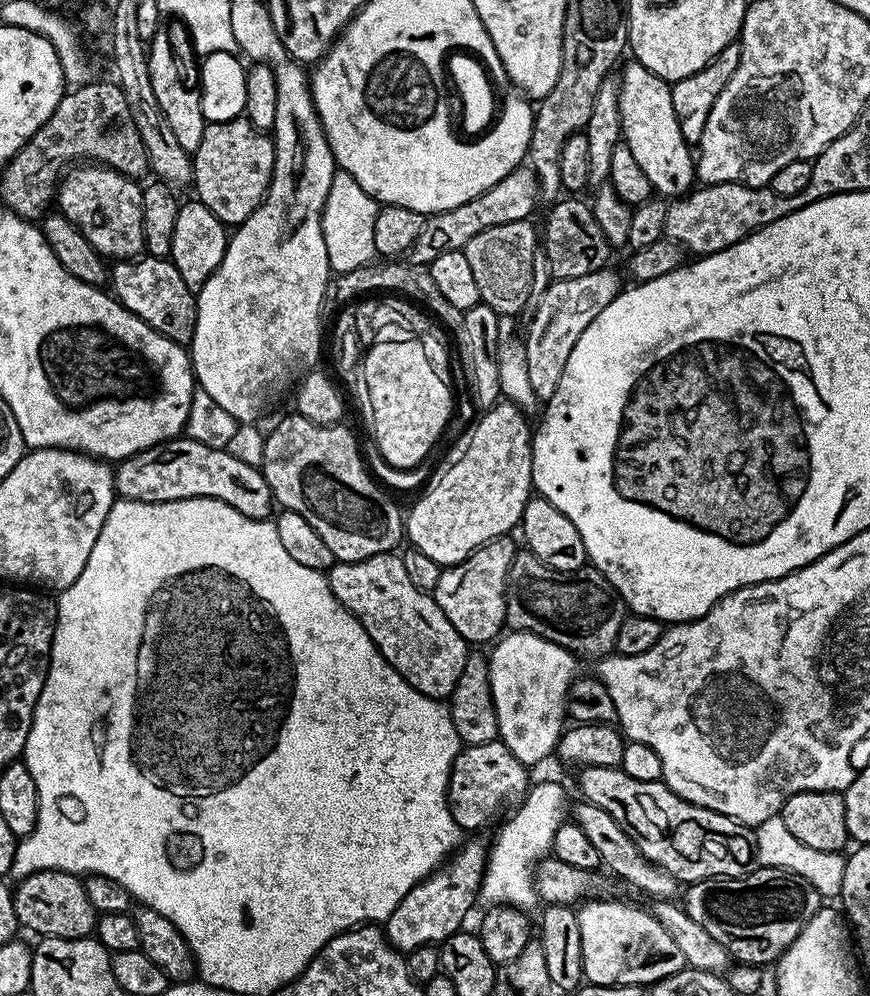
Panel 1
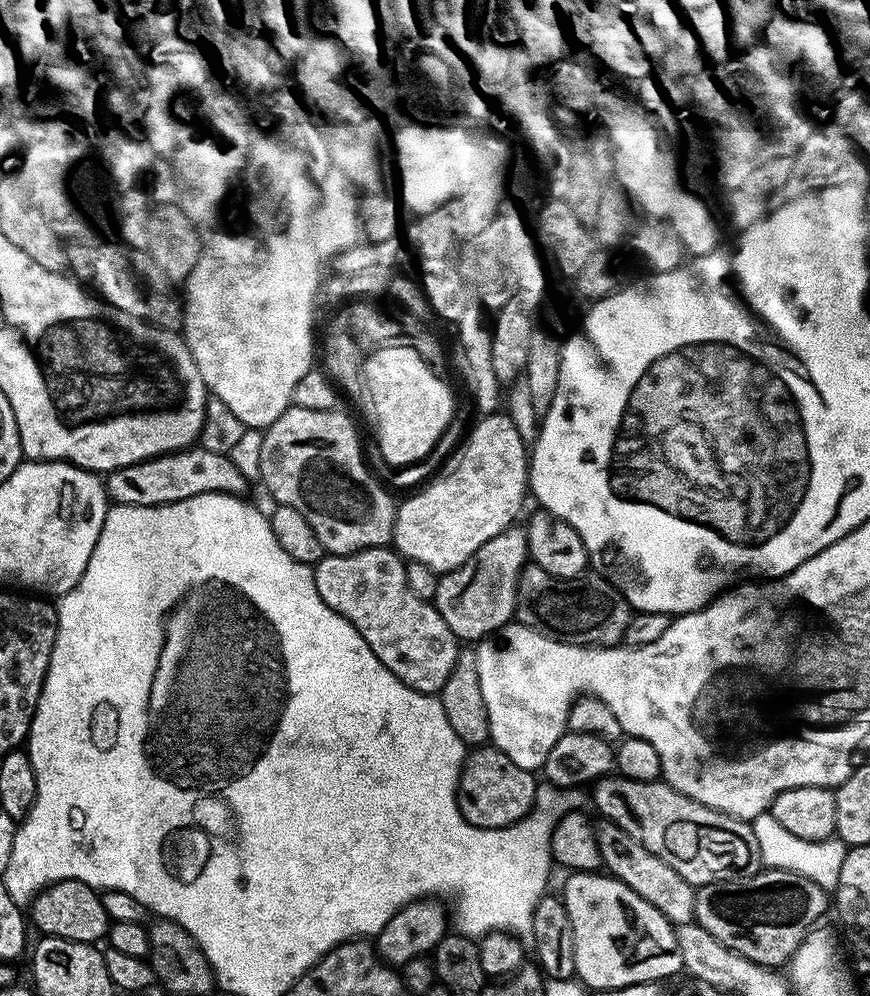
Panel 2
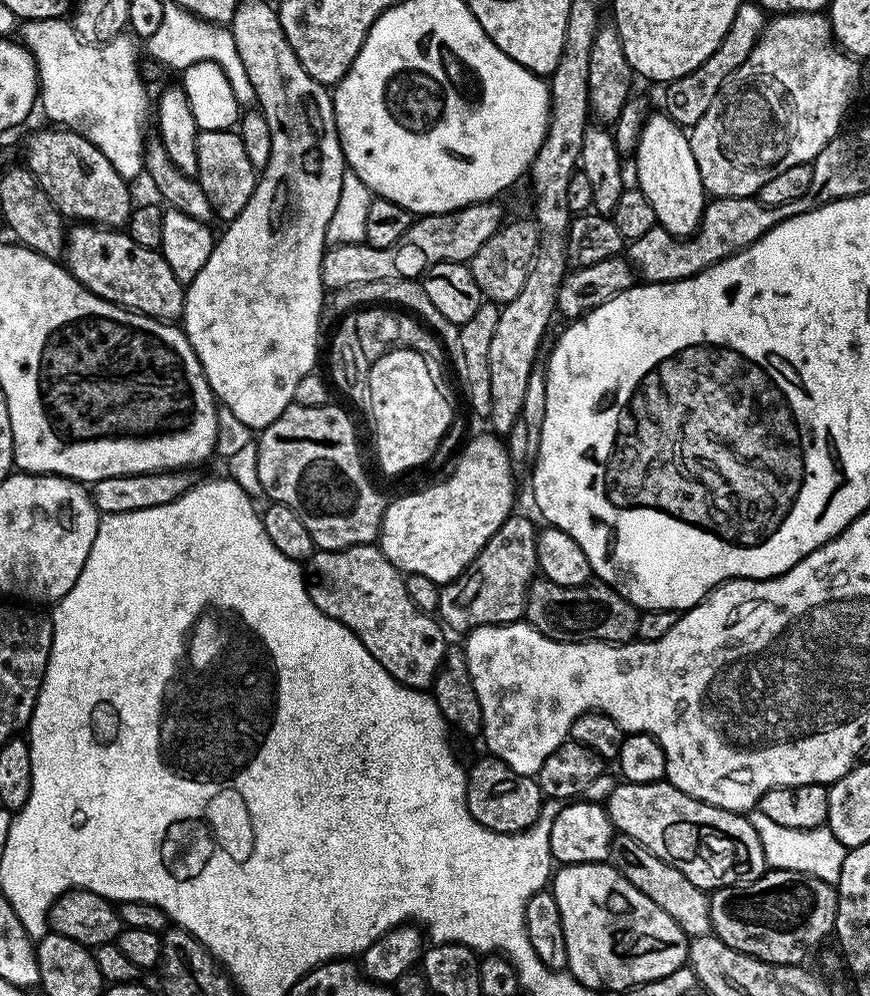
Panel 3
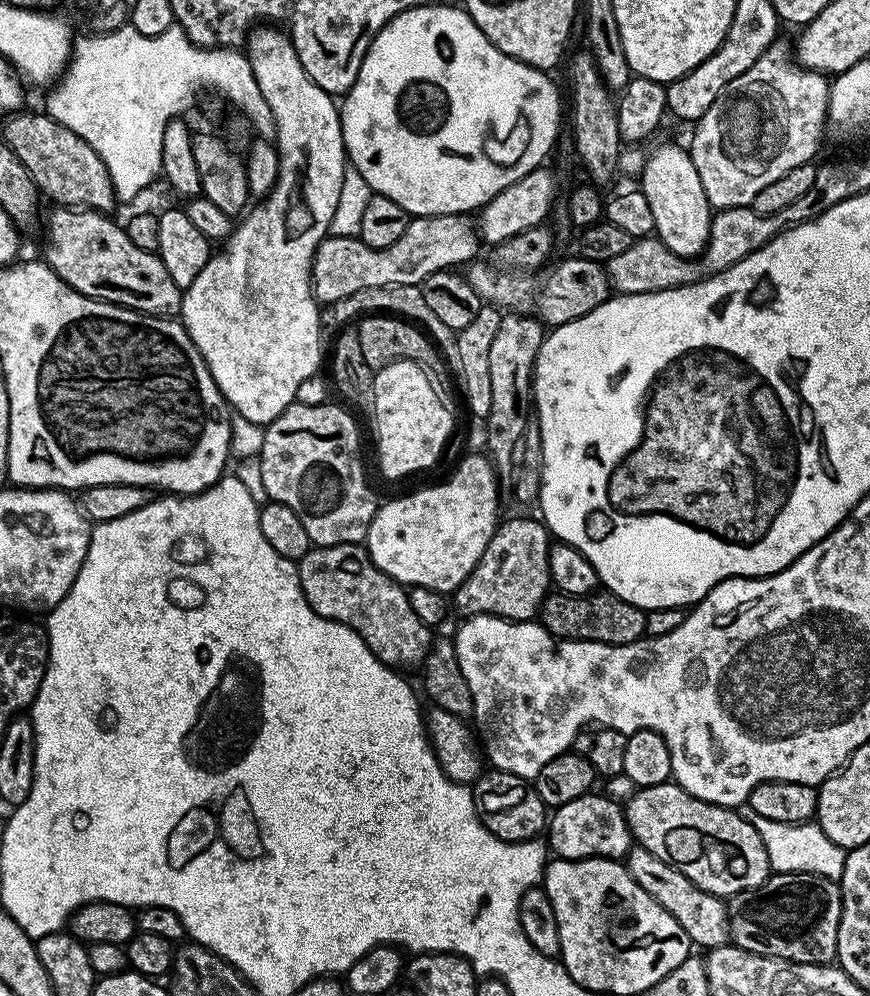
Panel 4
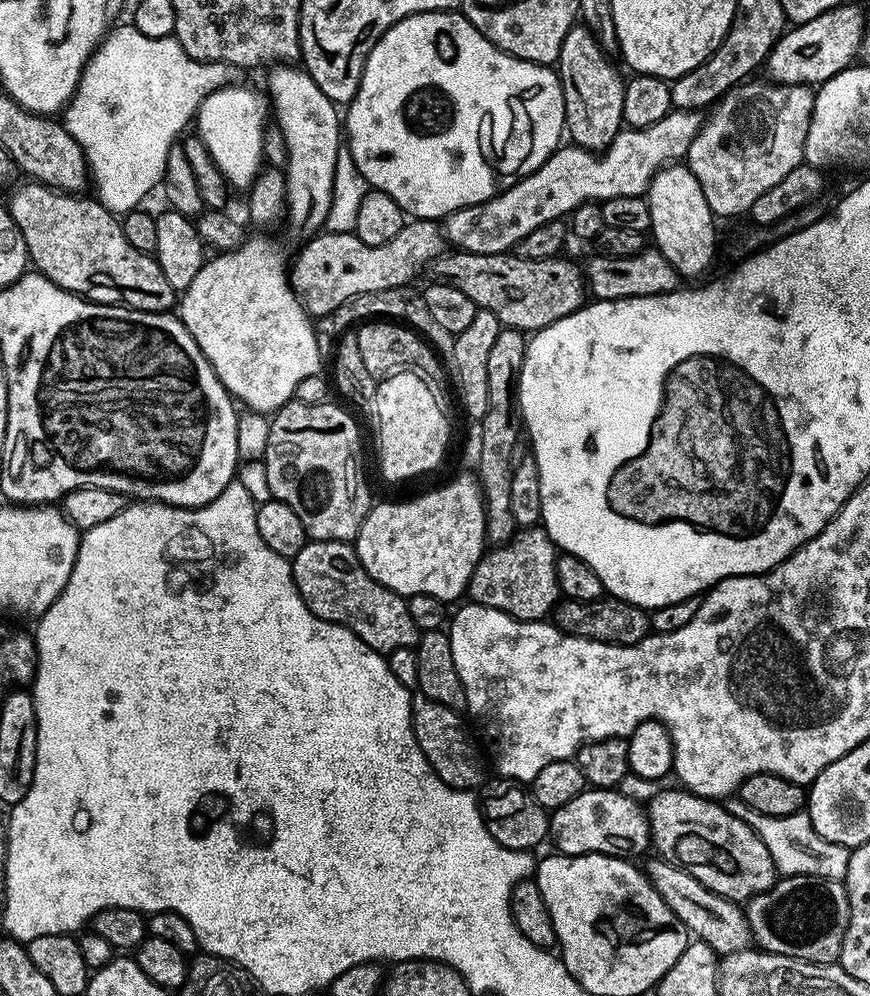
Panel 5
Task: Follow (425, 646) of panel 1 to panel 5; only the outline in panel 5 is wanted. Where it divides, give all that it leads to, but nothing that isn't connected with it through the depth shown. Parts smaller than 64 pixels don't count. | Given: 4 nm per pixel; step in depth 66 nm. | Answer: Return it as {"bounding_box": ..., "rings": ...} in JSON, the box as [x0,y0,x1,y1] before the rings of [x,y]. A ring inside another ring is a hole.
{"bounding_box":[290,539,418,654],"rings":[[[309,539],[290,563],[302,602],[318,618],[350,629],[362,643],[381,654],[415,645],[418,629],[410,618],[407,599],[370,578],[351,543]]]}

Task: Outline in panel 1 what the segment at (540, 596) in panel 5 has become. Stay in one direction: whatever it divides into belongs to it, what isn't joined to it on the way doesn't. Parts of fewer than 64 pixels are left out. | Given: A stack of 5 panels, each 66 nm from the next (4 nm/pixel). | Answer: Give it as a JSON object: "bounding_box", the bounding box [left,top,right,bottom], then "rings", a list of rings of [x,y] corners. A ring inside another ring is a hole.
{"bounding_box":[434,535,518,645],"rings":[[[507,535],[492,540],[476,548],[462,562],[447,565],[440,573],[434,593],[438,606],[442,614],[450,618],[450,626],[454,626],[454,630],[458,630],[458,634],[462,634],[469,645],[487,645],[495,641],[505,627],[508,615],[508,571],[518,551],[518,545],[512,539],[511,535]]]}

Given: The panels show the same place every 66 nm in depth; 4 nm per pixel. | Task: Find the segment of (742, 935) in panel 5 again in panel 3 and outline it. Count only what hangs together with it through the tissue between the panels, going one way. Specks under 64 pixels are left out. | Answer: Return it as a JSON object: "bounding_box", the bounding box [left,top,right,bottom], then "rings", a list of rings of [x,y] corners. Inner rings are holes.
{"bounding_box":[610,834,712,938],"rings":[[[623,834],[612,837],[610,863],[612,867],[618,869],[622,878],[626,878],[626,882],[630,882],[630,886],[642,890],[642,894],[646,894],[650,902],[662,906],[662,910],[666,910],[666,914],[670,914],[670,918],[674,918],[674,922],[678,922],[678,926],[682,926],[682,930],[690,938],[706,936],[712,932],[708,905],[709,893],[703,888],[694,886],[694,882],[690,882],[690,878],[686,878],[682,870],[674,870],[674,866],[670,866],[662,858],[650,854],[646,846],[634,842],[634,838]]]}

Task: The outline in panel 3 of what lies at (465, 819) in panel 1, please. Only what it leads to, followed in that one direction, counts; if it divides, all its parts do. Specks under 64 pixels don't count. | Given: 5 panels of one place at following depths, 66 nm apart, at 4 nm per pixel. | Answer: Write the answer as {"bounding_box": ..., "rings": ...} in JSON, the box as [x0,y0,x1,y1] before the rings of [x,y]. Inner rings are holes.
{"bounding_box":[466,754,546,832],"rings":[[[491,754],[485,755],[485,757],[485,760],[478,761],[466,772],[470,814],[474,814],[474,818],[482,826],[495,832],[526,831],[540,817],[540,808],[546,797],[541,794],[533,777],[523,776],[510,770],[510,766],[506,766],[506,762],[497,760]]]}

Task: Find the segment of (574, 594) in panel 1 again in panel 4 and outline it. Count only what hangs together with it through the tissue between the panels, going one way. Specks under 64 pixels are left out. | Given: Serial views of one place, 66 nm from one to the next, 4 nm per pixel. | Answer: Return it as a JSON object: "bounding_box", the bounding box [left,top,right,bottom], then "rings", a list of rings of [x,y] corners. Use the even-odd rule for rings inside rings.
{"bounding_box":[538,590,645,644],"rings":[[[597,590],[591,596],[567,596],[553,591],[544,597],[538,613],[544,629],[561,640],[589,640],[603,644],[633,644],[645,635],[645,609],[634,606],[607,590]]]}

